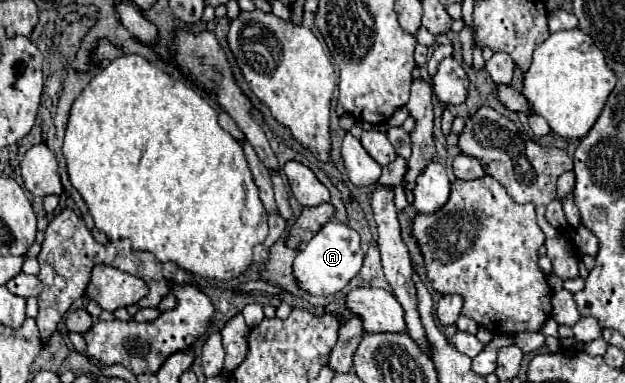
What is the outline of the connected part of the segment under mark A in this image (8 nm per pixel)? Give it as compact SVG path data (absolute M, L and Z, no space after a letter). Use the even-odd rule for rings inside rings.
M328 222L296 256L294 260L294 276L302 290L314 296L328 296L340 292L362 268L364 252L360 246L360 236L348 224Z

